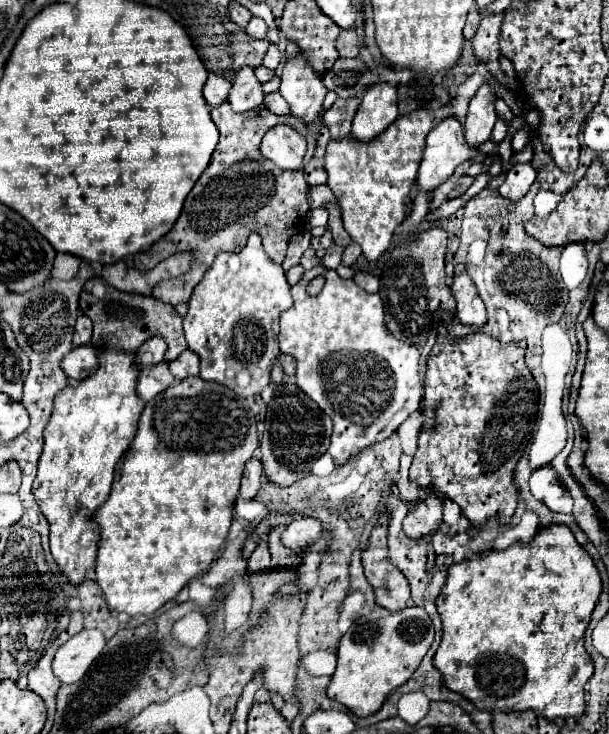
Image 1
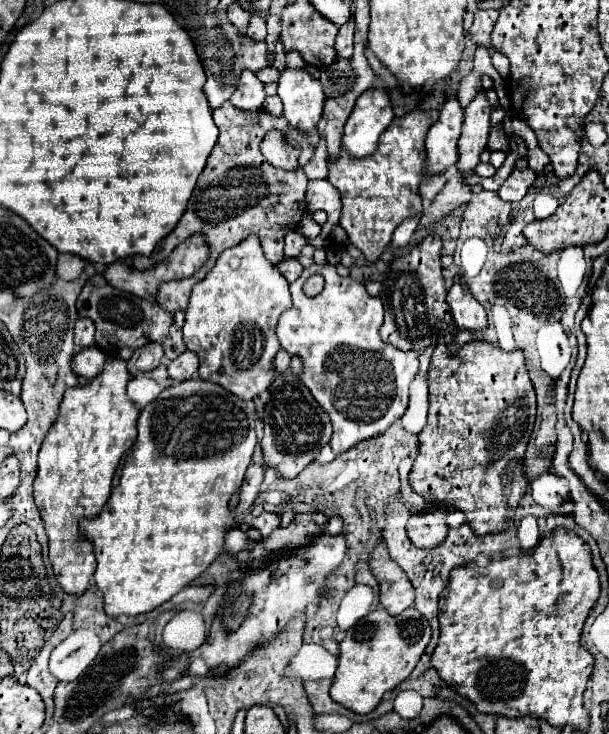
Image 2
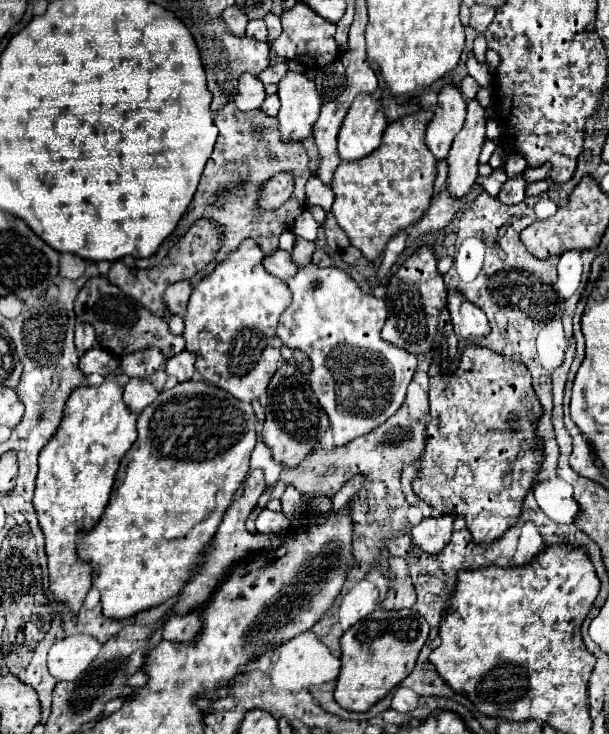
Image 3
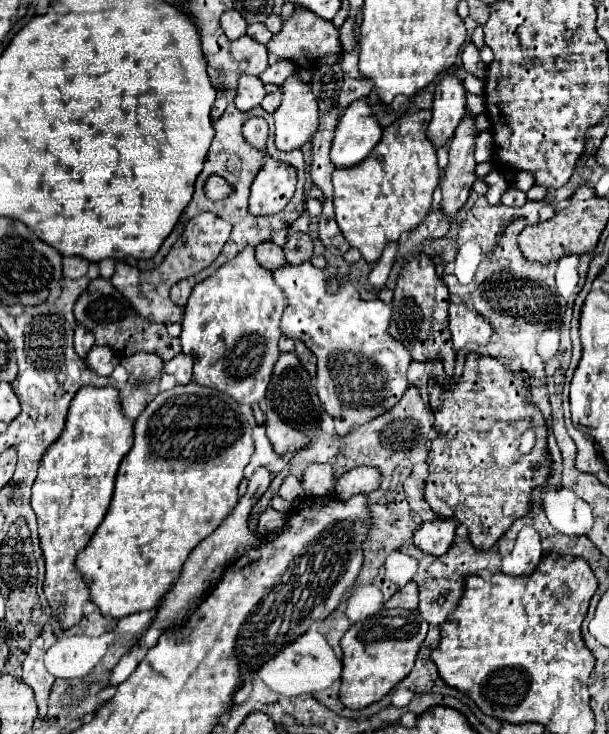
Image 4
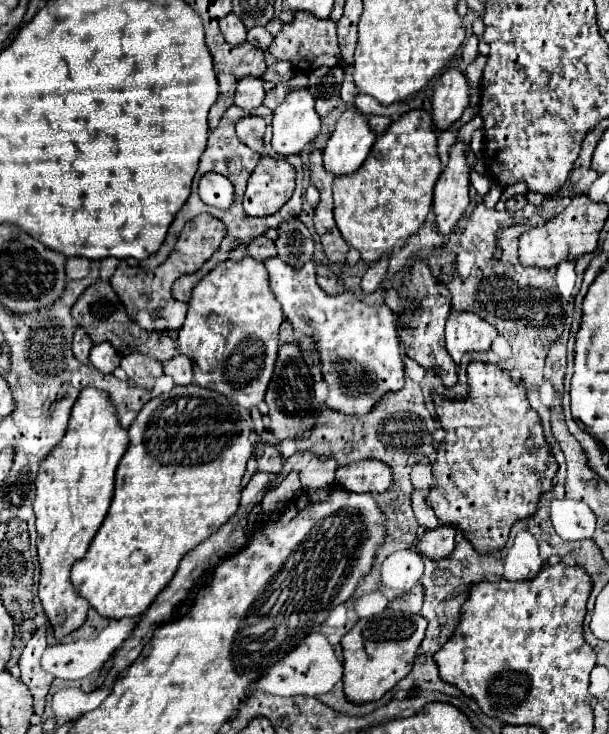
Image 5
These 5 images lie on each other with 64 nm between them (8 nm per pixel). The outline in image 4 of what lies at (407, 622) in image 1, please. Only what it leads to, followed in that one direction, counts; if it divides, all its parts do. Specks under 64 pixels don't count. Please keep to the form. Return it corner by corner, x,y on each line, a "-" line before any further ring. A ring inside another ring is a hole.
382,610
362,622
354,622
342,636
342,684
340,698
348,708
364,708
382,700
414,666
416,654
426,638
428,624
420,612
410,610

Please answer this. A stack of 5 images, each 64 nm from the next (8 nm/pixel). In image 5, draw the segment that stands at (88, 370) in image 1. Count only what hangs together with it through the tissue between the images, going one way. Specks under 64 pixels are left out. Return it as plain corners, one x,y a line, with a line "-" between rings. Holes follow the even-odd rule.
102,342
102,344
94,344
92,352
90,352
90,362
104,374
114,372
120,366
120,354
114,350
112,344

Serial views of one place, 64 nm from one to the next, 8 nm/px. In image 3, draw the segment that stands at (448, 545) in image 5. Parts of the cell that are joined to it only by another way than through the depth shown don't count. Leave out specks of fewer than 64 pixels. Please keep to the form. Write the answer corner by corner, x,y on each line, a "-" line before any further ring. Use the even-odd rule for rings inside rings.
454,516
426,518
418,526
412,526
412,540
420,550
428,554
440,554
452,538
452,524

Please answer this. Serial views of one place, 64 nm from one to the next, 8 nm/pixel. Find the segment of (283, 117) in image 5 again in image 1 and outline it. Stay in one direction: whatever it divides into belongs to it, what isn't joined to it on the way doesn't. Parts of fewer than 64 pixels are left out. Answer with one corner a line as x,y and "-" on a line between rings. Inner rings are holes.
302,54
286,60
280,94
290,106
290,116
302,120
304,124
312,124
322,114
326,88

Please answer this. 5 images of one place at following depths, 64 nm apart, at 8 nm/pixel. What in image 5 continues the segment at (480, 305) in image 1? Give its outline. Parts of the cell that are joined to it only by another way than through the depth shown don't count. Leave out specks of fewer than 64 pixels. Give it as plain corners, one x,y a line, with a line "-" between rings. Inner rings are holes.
464,312
450,316
446,324
446,350
456,364
460,364
464,354
488,352
490,344
498,336
496,328
480,320
476,314

